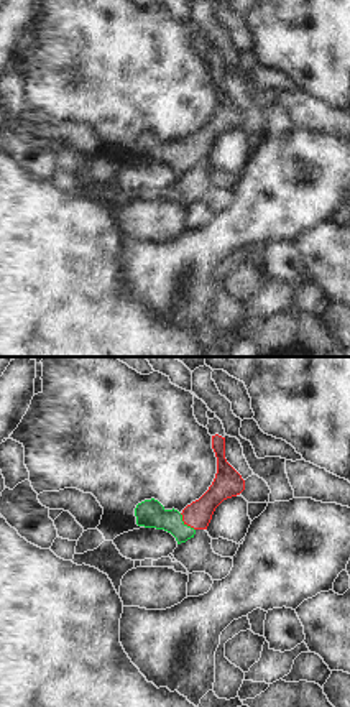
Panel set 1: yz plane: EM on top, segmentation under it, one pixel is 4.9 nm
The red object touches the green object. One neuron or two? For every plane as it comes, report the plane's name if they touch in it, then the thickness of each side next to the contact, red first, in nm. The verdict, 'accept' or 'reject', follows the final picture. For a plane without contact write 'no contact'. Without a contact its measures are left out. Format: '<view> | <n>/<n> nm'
yz | 140/140 nm

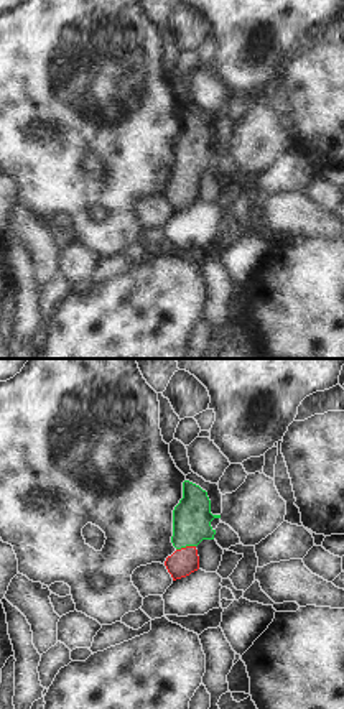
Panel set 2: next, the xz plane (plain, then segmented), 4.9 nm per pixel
xz | 140/190 nm

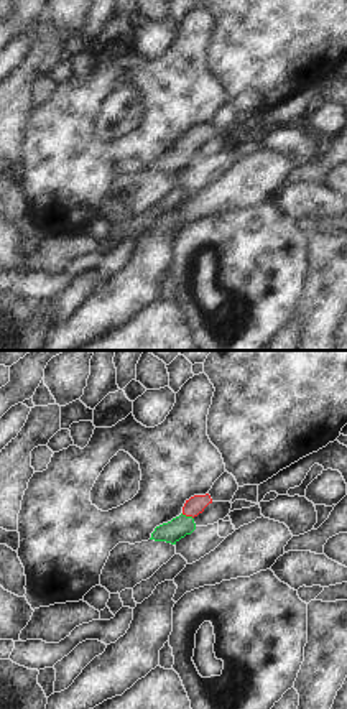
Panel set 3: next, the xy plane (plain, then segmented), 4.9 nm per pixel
xy | 90/110 nm

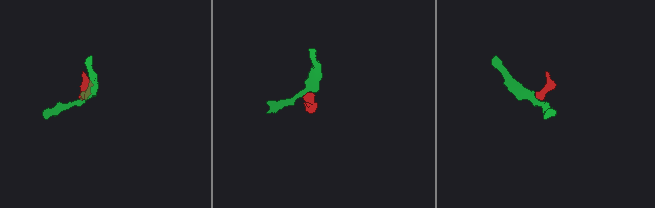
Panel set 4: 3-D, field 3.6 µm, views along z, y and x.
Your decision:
accept

